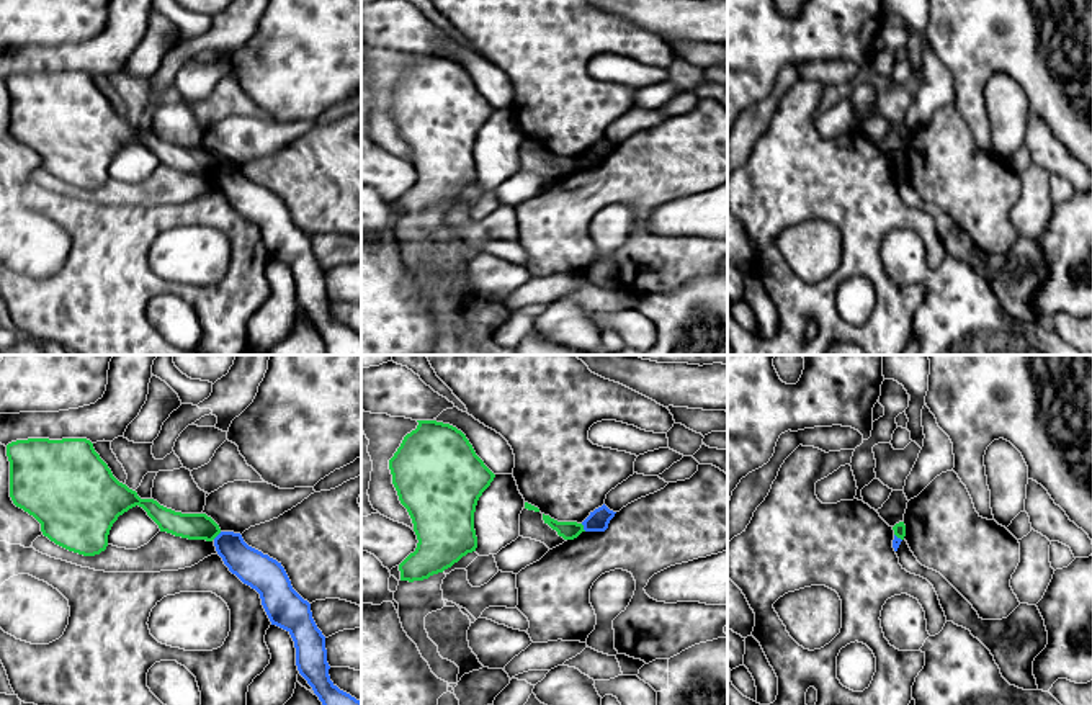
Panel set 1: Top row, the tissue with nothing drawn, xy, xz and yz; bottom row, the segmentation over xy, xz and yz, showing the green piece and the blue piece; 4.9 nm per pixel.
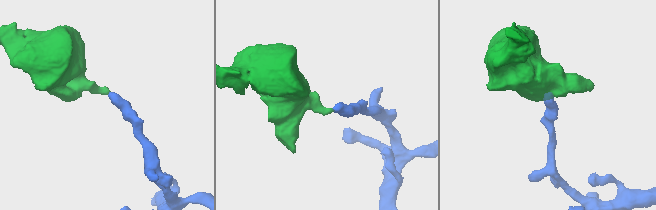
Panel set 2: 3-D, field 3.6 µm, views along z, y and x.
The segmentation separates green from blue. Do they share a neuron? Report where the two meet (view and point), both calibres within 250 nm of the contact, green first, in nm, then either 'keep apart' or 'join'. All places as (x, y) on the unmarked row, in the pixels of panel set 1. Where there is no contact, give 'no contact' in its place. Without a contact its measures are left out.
contact xy (216, 169); calibres 130 and 170 nm; keep apart

